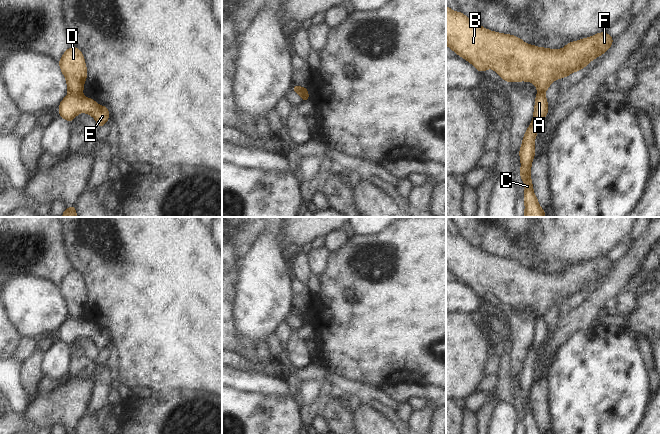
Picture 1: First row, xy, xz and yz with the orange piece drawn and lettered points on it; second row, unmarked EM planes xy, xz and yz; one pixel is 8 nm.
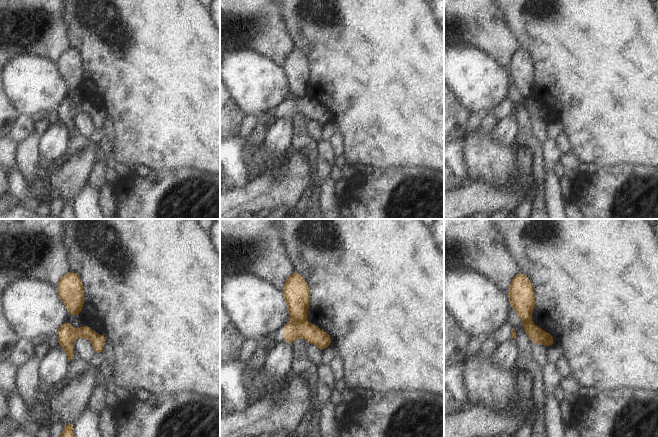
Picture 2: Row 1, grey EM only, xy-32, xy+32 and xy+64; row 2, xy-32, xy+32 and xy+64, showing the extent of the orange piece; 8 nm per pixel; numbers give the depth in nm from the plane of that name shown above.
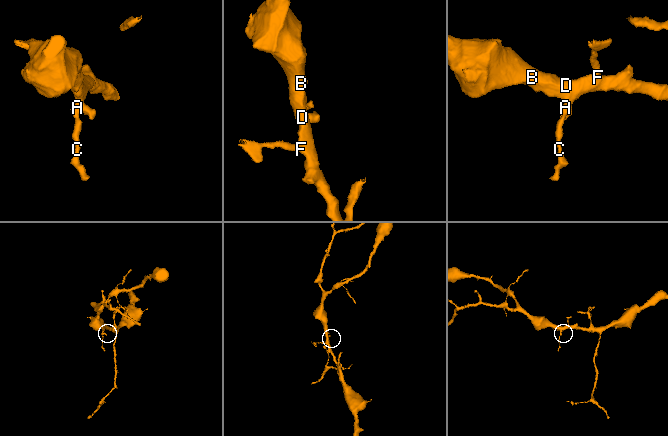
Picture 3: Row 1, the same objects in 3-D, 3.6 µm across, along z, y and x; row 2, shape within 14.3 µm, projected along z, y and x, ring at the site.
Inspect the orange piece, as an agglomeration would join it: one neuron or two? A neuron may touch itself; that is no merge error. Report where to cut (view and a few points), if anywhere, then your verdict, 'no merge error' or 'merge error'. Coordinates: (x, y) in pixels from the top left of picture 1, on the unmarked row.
xy (69, 317), (77, 319) | merge error

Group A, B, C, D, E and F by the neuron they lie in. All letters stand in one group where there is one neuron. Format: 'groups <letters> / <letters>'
groups A C E / B D F

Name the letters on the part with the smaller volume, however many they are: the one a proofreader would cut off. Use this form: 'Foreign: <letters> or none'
Foreign: A, C, E

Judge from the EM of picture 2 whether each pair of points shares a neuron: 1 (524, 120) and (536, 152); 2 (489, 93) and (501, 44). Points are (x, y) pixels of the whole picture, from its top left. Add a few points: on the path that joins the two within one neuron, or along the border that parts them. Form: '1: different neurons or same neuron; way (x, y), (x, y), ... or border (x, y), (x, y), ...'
1: same neuron; way (524, 128), (524, 137), (531, 144)
2: different neurons; border (477, 48), (492, 57), (507, 72)

